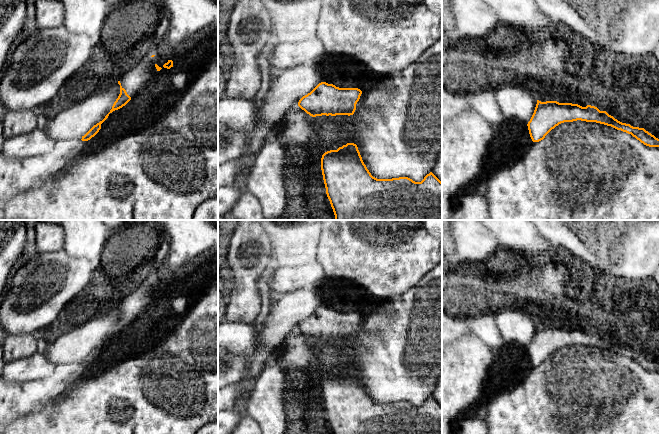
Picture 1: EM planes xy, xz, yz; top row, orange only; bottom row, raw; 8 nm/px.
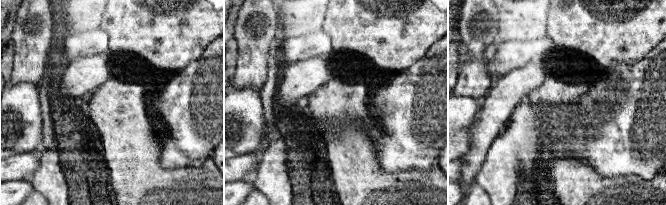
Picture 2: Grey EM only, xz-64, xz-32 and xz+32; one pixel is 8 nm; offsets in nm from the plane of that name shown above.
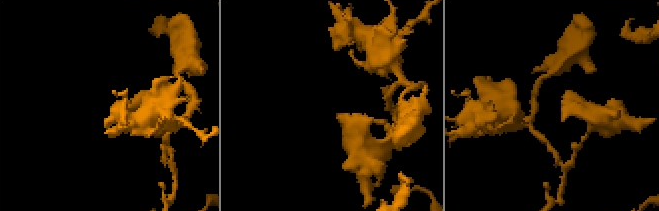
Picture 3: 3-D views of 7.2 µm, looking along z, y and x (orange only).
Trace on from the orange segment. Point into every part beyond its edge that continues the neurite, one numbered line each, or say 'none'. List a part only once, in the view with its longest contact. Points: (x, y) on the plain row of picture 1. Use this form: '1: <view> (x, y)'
none

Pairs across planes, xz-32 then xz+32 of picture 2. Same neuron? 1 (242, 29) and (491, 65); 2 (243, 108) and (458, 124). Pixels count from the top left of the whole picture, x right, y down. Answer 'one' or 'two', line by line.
1: two
2: one

